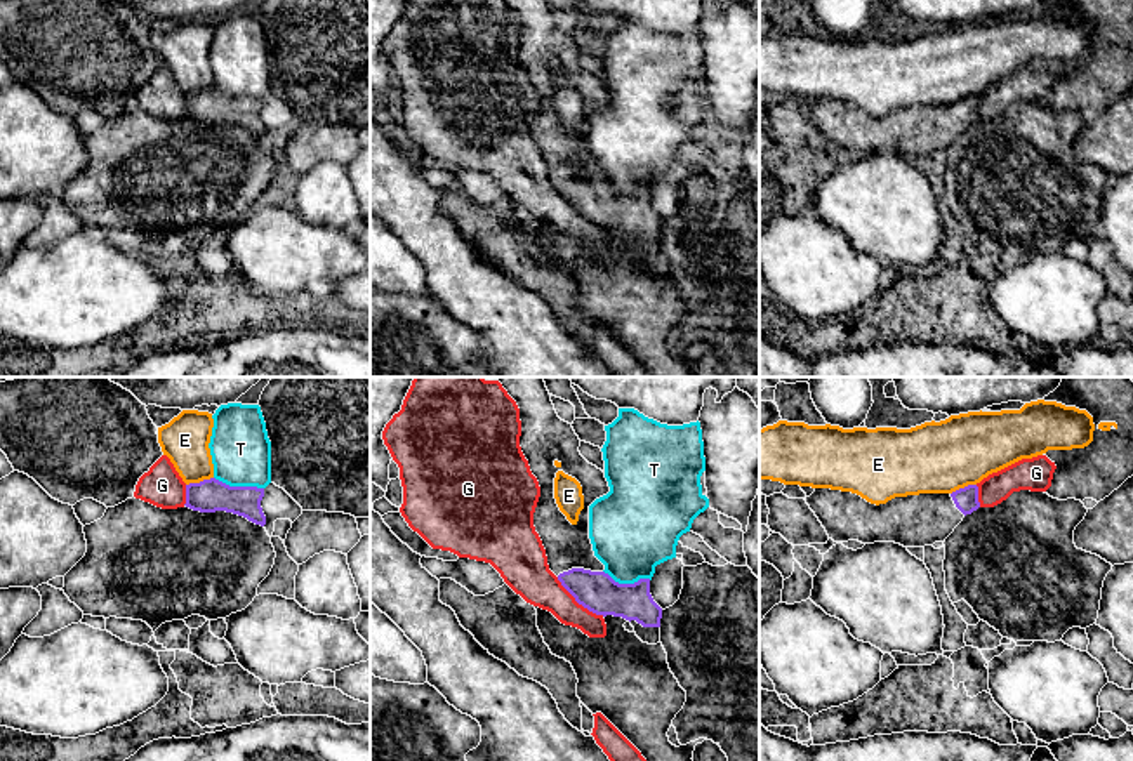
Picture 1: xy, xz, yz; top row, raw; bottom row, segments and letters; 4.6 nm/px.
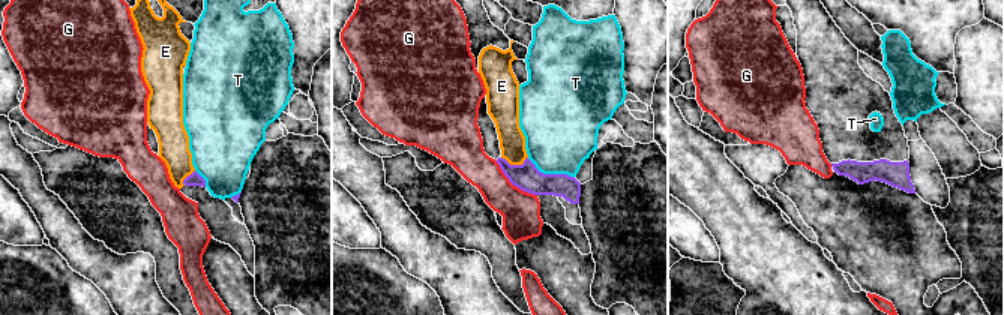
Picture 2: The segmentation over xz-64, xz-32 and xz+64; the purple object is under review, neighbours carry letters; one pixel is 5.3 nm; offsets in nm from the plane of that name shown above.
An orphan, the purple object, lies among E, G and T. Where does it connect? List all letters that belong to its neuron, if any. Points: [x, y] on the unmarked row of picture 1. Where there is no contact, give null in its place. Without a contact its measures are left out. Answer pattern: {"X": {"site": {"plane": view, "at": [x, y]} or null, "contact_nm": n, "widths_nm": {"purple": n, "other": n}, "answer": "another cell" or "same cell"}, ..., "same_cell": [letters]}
{"E": {"site": {"plane": "xy", "at": [200, 92]}, "contact_nm": 130, "widths_nm": {"purple": 160, "other": 220}, "answer": "another cell"}, "G": {"site": {"plane": "xz", "at": [579, 214]}, "contact_nm": 280, "widths_nm": {"purple": 190, "other": 190}, "answer": "another cell"}, "T": {"site": {"plane": "xy", "at": [238, 98]}, "contact_nm": 240, "widths_nm": {"purple": 160, "other": 280}, "answer": "another cell"}, "same_cell": []}

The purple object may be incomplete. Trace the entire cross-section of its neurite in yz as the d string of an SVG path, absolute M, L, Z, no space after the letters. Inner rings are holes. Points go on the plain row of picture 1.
M977 96L952 104L895 108L879 116L831 99L815 99L805 111L834 153L895 153L904 158L945 153L963 129L980 118Z

